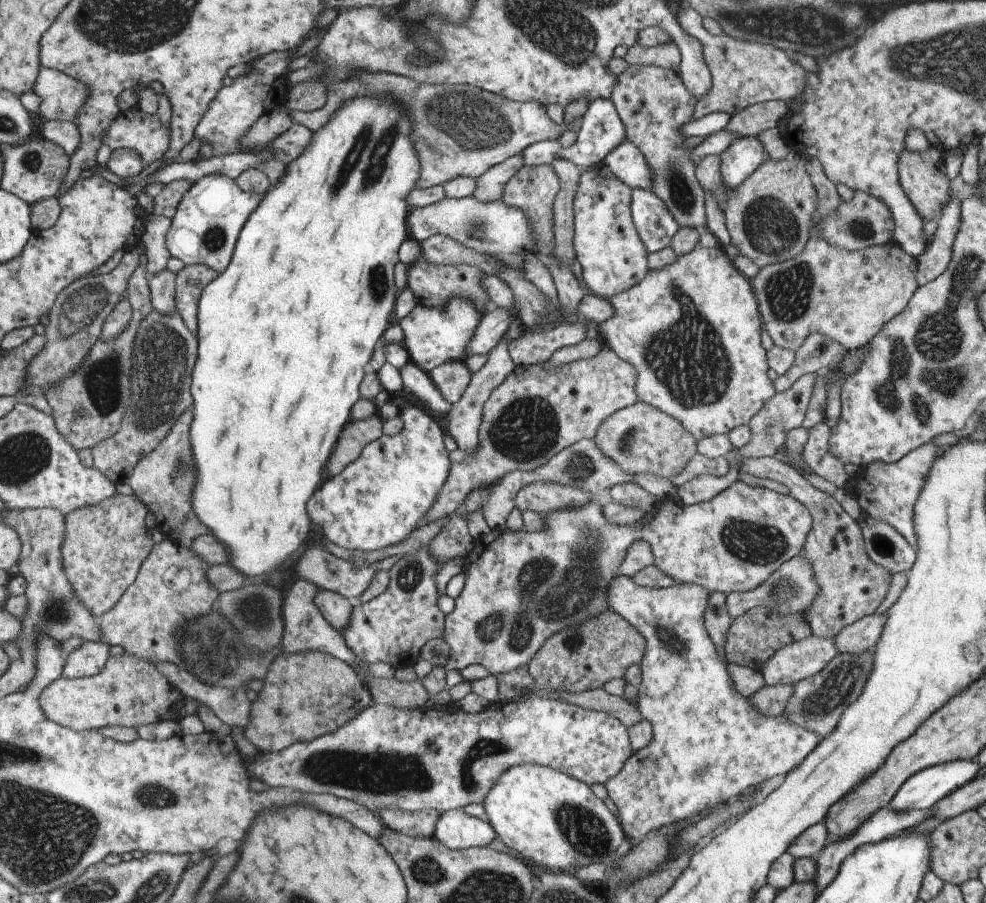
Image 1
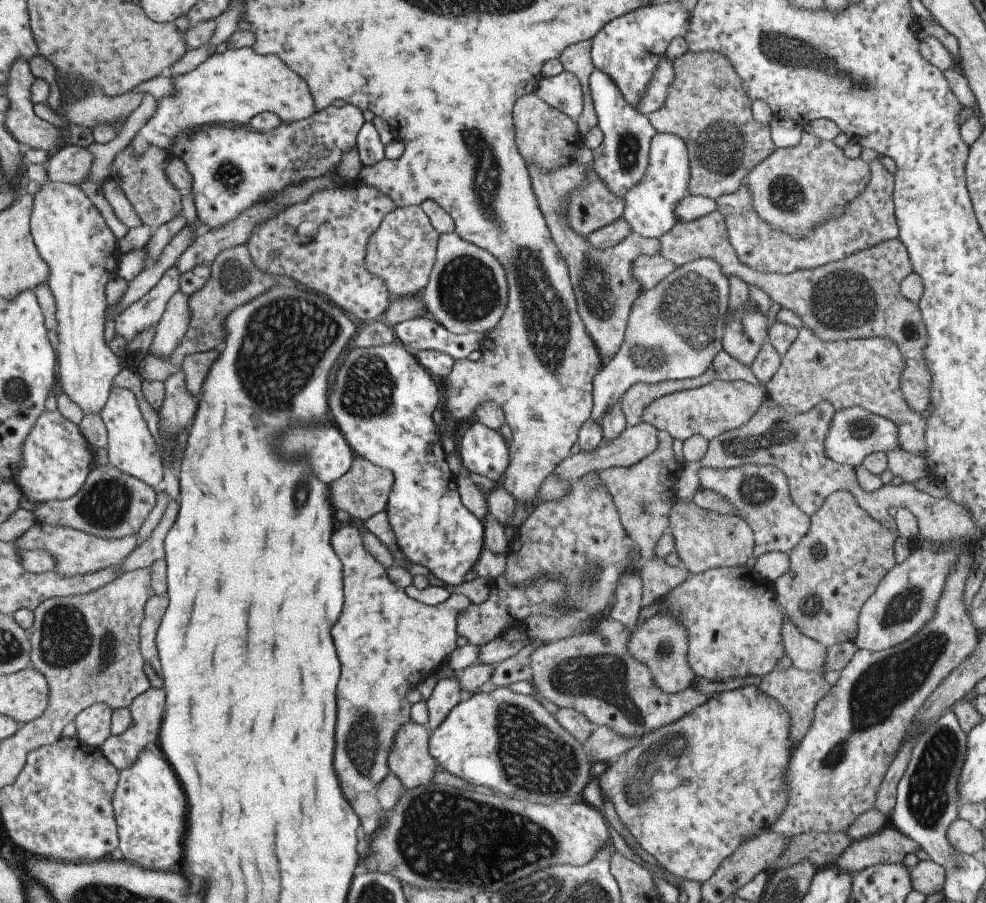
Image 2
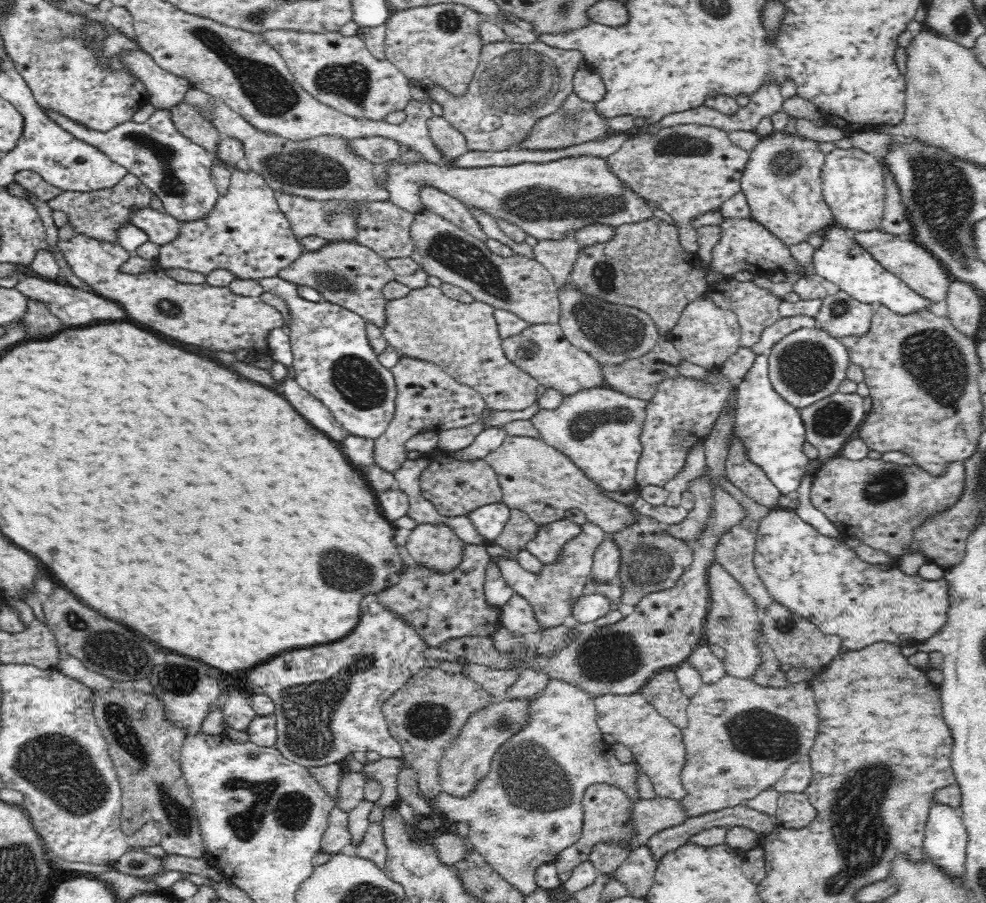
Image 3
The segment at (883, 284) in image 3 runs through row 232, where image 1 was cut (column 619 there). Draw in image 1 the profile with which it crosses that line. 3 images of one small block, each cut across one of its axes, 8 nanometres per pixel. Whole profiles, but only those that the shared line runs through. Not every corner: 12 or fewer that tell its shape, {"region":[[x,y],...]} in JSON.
{"region":[[507,769],[485,820],[525,862],[571,874],[630,844],[589,787]]}

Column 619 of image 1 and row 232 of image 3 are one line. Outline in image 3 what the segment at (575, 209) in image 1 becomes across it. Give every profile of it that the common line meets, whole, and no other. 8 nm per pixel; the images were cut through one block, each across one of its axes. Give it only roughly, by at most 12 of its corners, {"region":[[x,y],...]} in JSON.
{"region":[[242,164],[158,265],[260,280],[303,253],[273,188]]}

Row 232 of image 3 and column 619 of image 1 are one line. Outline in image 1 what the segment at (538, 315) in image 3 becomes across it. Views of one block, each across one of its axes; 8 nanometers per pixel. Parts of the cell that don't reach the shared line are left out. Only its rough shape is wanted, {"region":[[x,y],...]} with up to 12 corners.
{"region":[[637,400],[591,440],[627,474],[676,477],[696,453],[678,420]]}

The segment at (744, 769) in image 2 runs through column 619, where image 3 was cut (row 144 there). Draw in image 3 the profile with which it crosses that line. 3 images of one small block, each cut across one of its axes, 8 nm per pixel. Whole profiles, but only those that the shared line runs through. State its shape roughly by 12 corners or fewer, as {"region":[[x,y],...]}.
{"region":[[774,131],[740,179],[750,217],[786,246],[836,225],[818,140]]}

